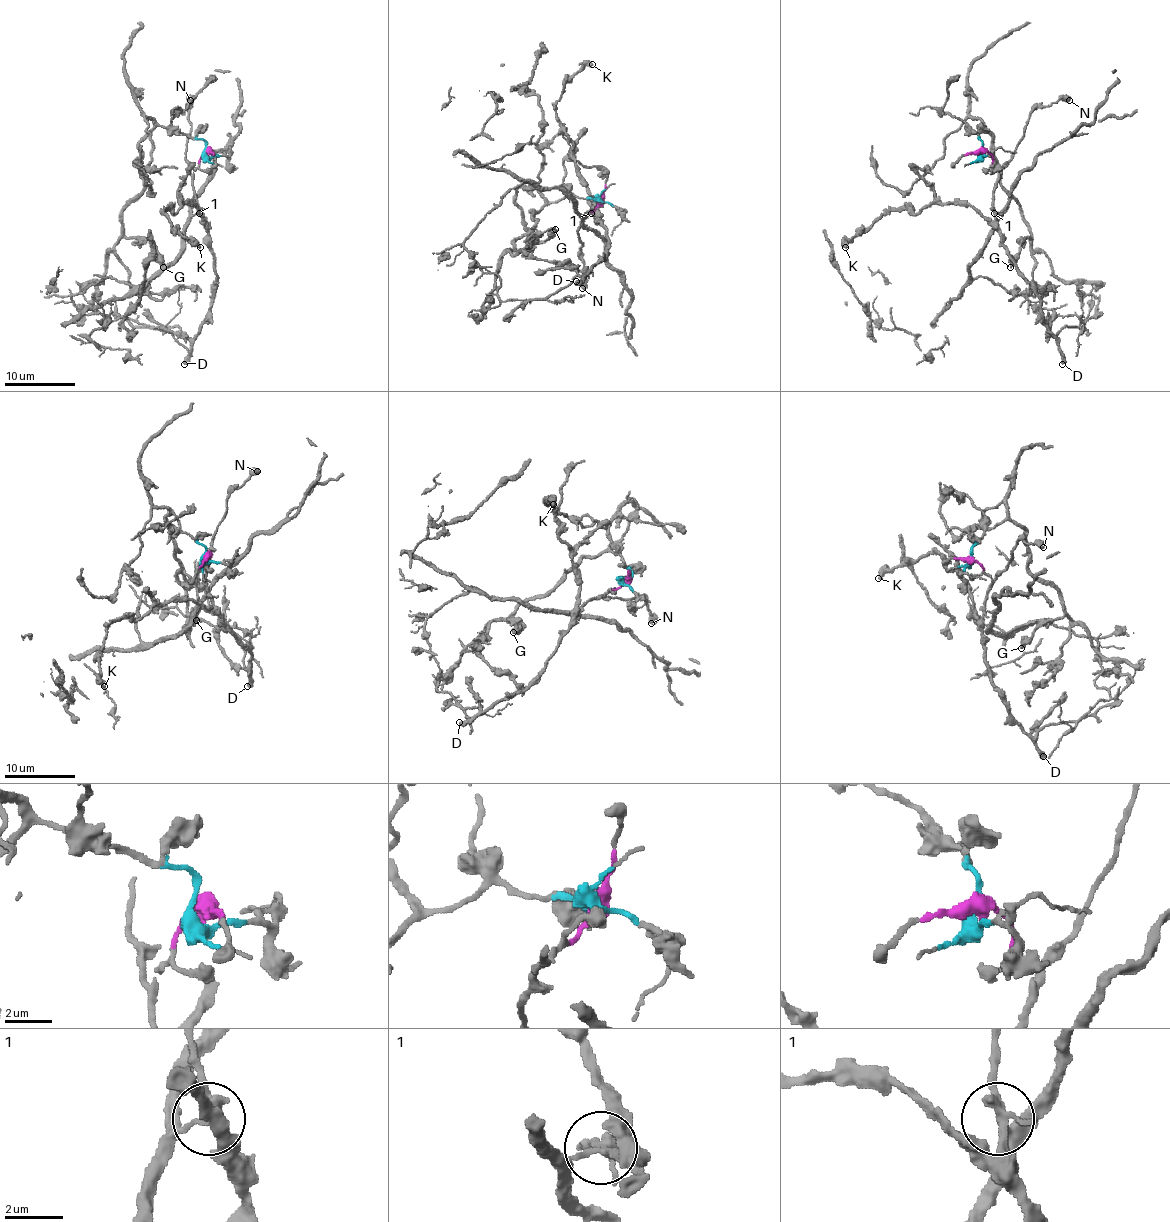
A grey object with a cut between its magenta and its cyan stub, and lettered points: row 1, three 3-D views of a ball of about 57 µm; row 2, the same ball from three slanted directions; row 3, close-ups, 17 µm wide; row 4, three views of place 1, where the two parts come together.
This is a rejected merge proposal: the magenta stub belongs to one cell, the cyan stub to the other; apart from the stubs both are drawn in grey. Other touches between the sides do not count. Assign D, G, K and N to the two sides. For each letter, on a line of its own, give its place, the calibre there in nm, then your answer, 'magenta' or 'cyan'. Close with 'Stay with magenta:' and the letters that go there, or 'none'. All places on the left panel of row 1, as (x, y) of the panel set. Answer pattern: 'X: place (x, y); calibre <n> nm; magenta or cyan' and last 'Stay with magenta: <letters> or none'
D: place (184, 364); calibre 500 nm; magenta
G: place (163, 267); calibre 360 nm; cyan
K: place (200, 247); calibre 480 nm; magenta
N: place (190, 100); calibre 650 nm; magenta
Stay with magenta: D, K, N

